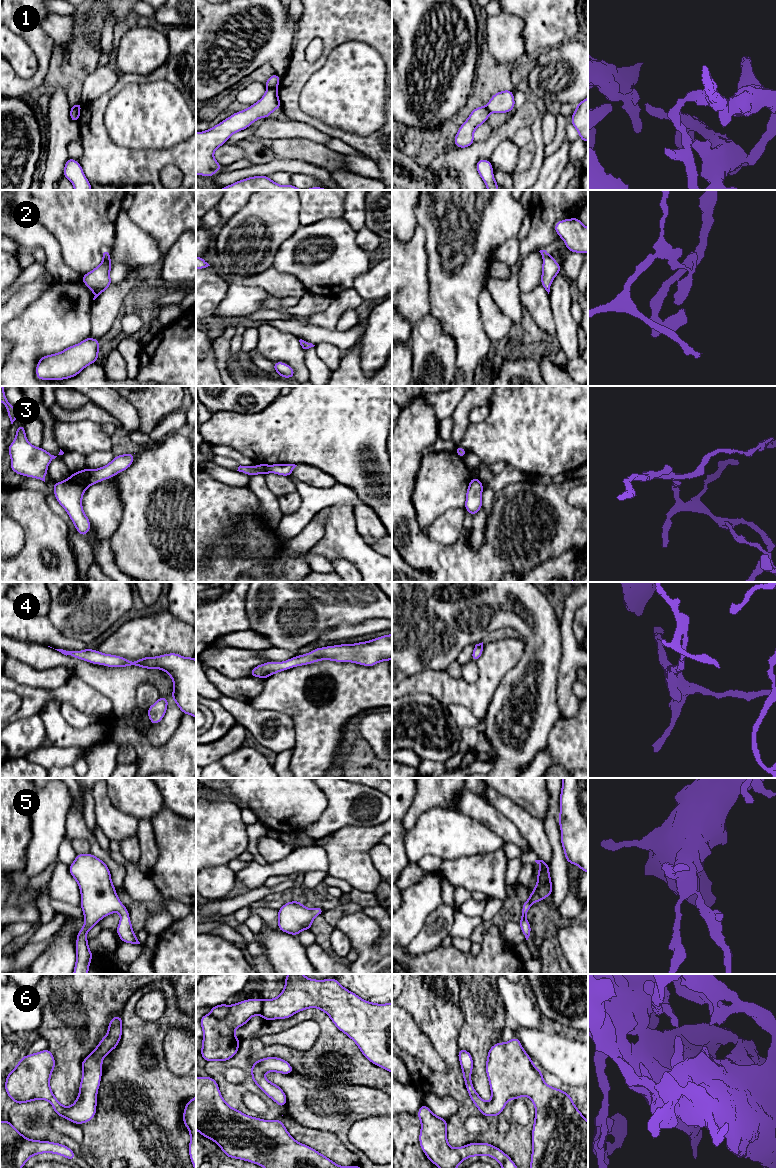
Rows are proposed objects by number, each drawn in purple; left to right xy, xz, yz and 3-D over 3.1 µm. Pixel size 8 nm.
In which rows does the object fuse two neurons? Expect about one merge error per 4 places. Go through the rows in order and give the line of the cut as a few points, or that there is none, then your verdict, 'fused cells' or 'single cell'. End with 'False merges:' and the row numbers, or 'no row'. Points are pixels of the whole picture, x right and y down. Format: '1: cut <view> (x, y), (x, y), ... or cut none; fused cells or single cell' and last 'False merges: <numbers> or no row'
1: cut xz (276, 87), (267, 89); fused cells
2: cut xy (109, 255), (103, 258); fused cells
3: cut none; single cell
4: cut none; single cell
5: cut none; single cell
6: cut none; single cell
False merges: 1, 2

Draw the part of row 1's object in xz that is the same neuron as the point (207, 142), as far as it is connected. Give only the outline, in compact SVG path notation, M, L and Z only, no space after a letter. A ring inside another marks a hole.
M277 88L267 89L263 97L246 110L234 113L204 132L196 132L196 174L212 177L222 168L213 157L214 151L225 144L231 135L248 128L261 117L268 118L280 107Z

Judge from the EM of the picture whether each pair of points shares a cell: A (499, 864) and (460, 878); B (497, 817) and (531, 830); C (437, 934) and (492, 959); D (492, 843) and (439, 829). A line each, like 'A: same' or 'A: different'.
A: same
B: different
C: different
D: same

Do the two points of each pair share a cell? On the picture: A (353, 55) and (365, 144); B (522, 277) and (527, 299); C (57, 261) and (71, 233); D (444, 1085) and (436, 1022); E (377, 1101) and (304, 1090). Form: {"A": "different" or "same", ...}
{"A": "different", "B": "different", "C": "different", "D": "same", "E": "same"}

